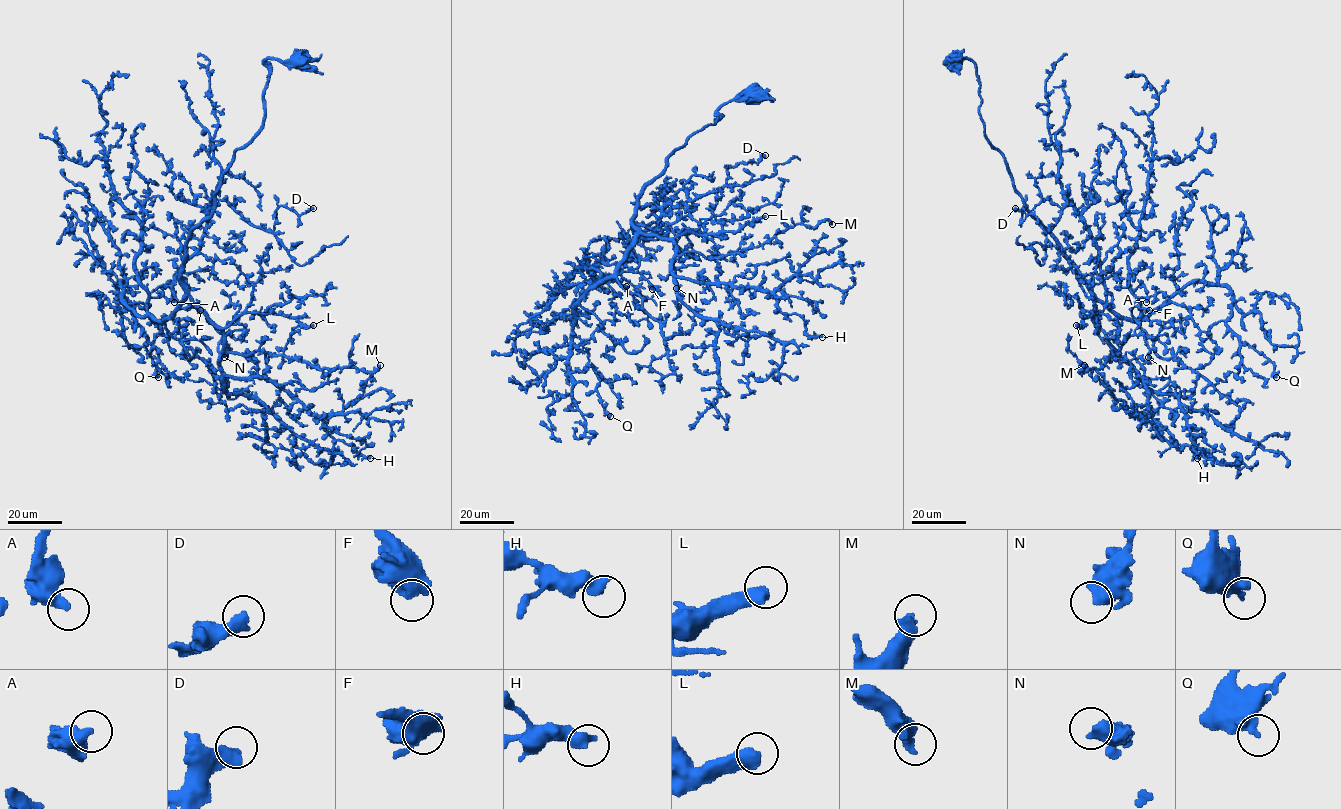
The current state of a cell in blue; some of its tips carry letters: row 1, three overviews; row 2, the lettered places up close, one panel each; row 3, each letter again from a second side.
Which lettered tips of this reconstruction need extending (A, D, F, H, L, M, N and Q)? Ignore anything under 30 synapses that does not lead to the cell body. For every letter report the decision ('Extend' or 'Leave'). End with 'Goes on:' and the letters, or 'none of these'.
A: Leave
D: Leave
F: Leave
H: Leave
L: Extend
M: Leave
N: Leave
Q: Leave
Goes on: L

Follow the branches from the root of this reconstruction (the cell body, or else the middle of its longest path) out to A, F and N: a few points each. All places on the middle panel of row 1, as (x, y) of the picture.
A: (750, 92), (725, 102), (641, 190), (637, 237), (618, 269), (599, 277), (626, 286)
F: (750, 92), (725, 102), (639, 194), (637, 237), (618, 272), (639, 272), (652, 289)
N: (750, 92), (725, 102), (719, 119), (693, 134), (639, 194), (632, 223), (675, 245), (676, 288)

